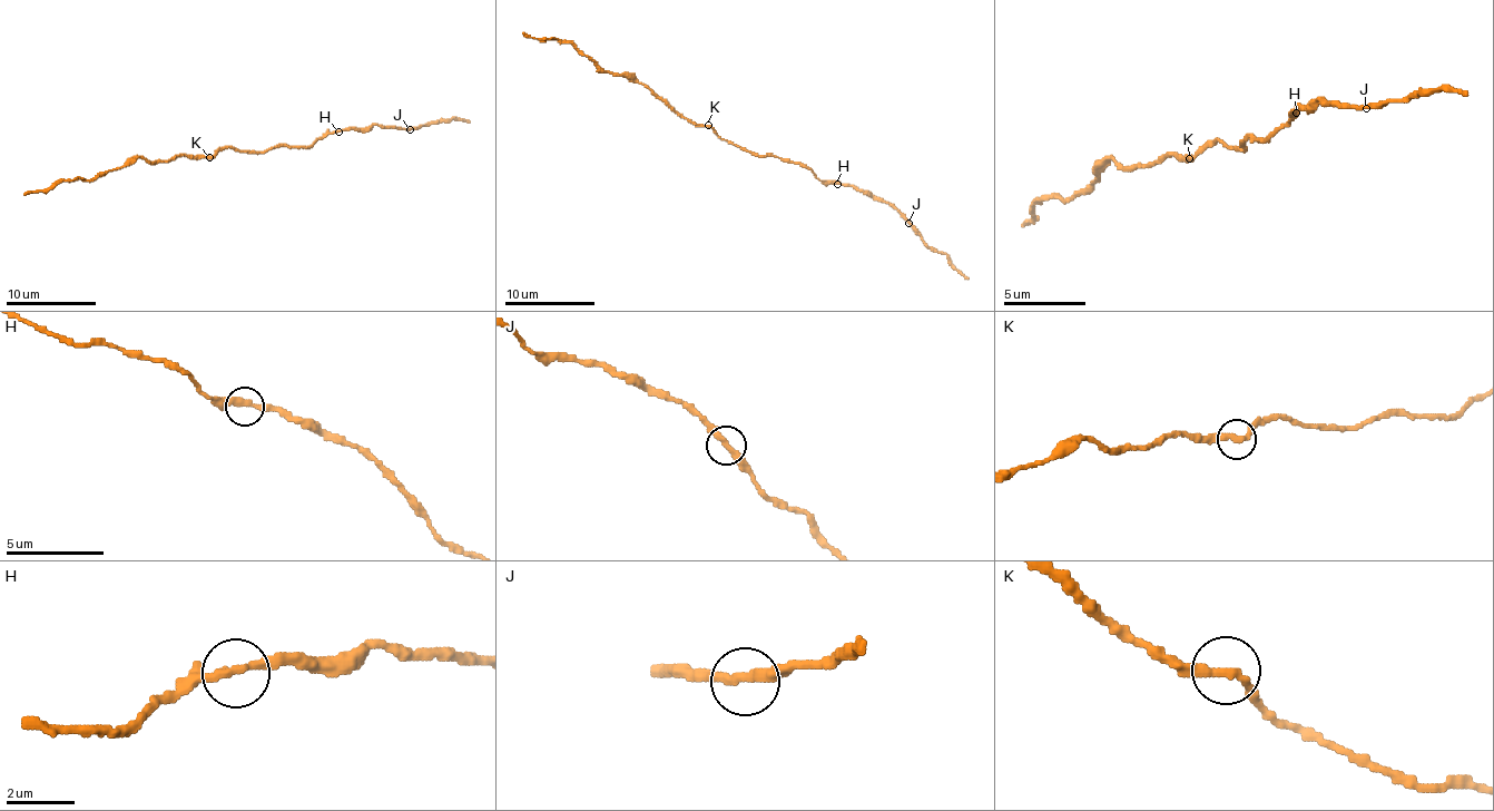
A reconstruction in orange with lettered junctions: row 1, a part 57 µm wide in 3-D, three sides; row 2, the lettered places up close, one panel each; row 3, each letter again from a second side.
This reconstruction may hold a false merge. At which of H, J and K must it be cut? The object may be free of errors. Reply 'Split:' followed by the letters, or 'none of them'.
Split: none of them

